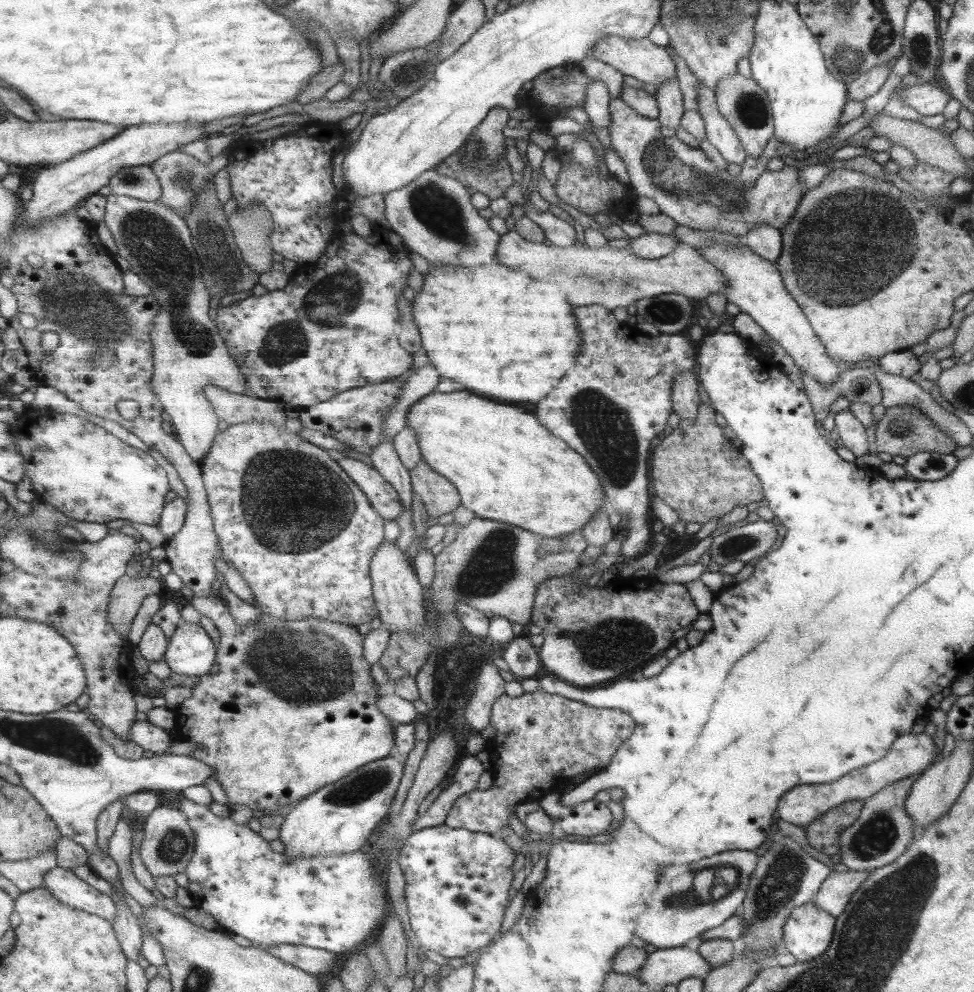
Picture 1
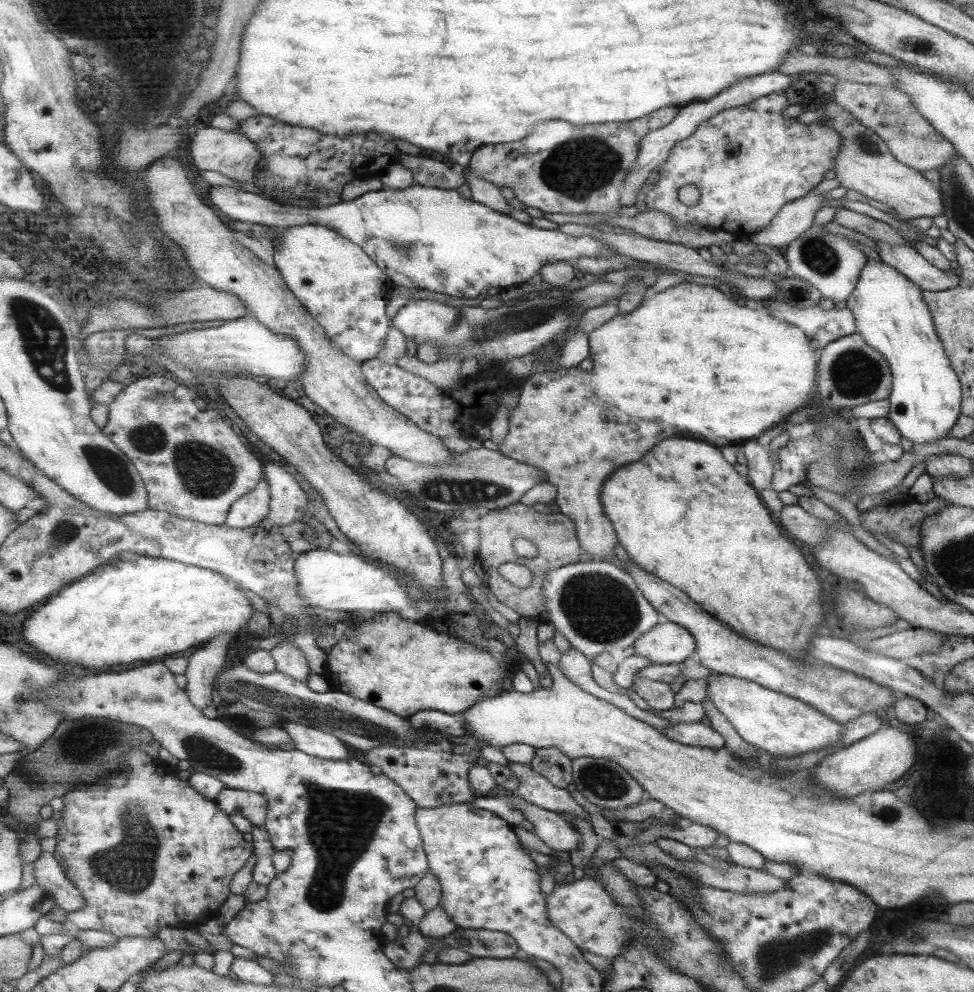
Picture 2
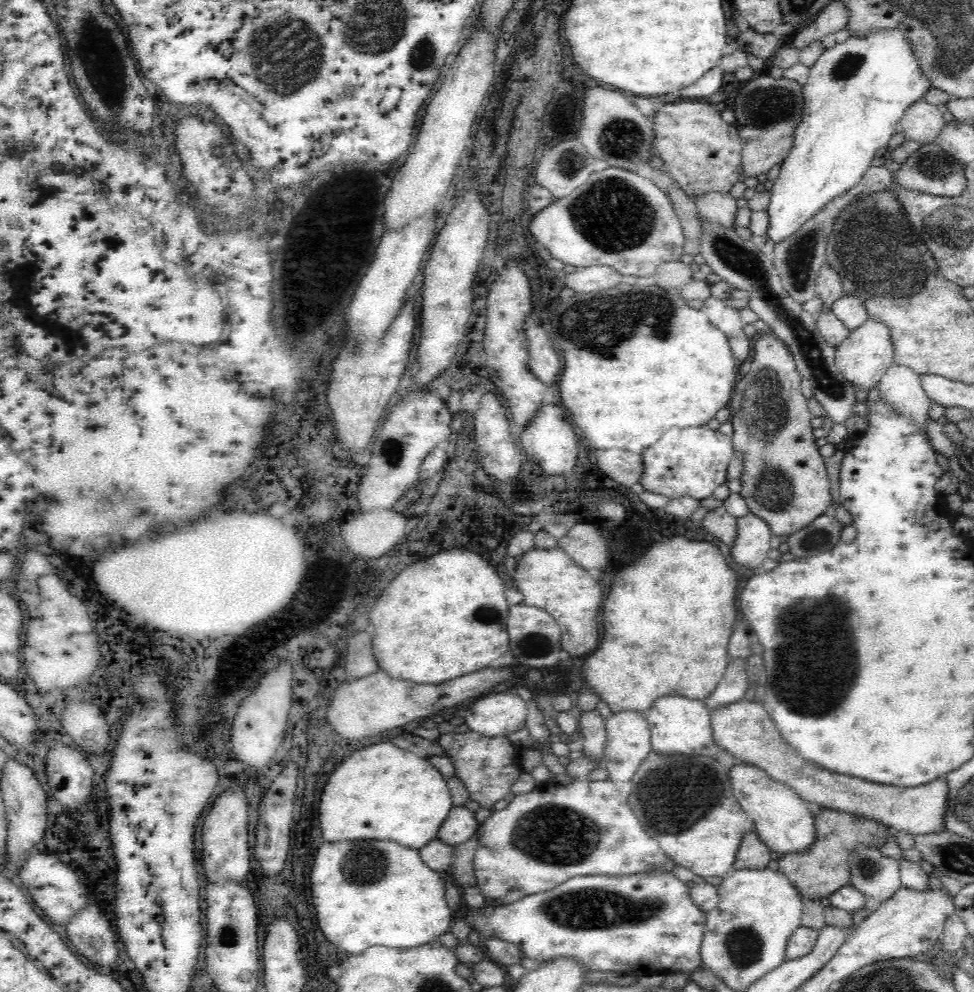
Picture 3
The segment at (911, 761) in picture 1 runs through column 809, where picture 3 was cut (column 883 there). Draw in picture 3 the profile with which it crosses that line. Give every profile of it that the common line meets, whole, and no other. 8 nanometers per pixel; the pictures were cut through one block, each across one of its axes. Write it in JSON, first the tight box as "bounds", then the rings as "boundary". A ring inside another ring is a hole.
{"bounds":[711,700,947,834],"boundary":[[[738,700],[734,704],[712,710],[711,727],[714,740],[727,750],[737,762],[750,763],[765,770],[774,780],[785,784],[802,799],[816,802],[820,807],[846,811],[862,817],[876,819],[896,832],[928,834],[944,831],[941,818],[947,801],[944,778],[913,787],[892,786],[840,775],[815,766],[802,758],[780,734],[761,700]]]}

